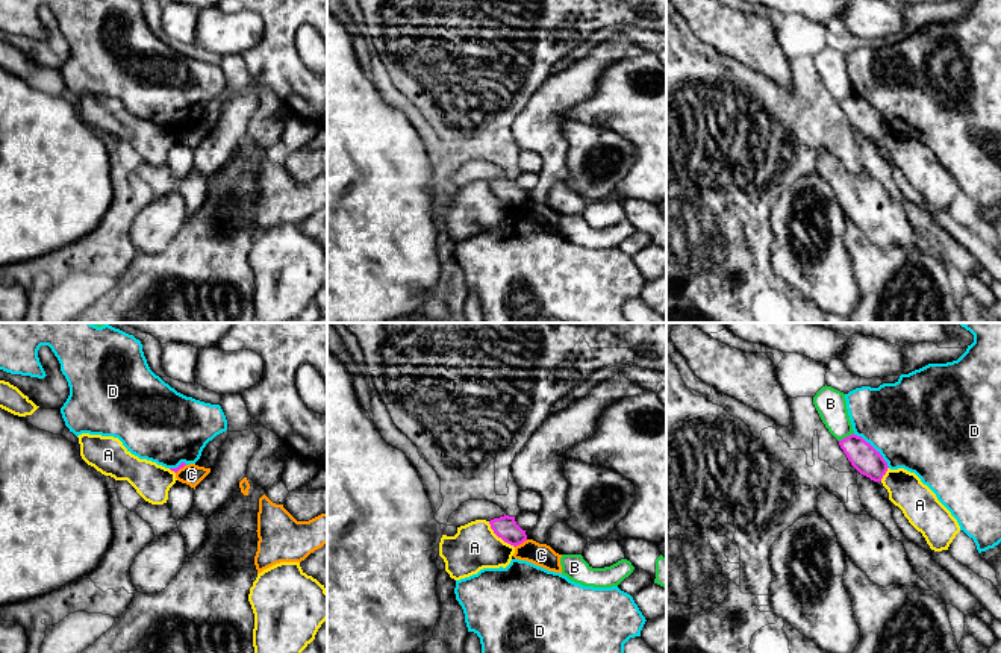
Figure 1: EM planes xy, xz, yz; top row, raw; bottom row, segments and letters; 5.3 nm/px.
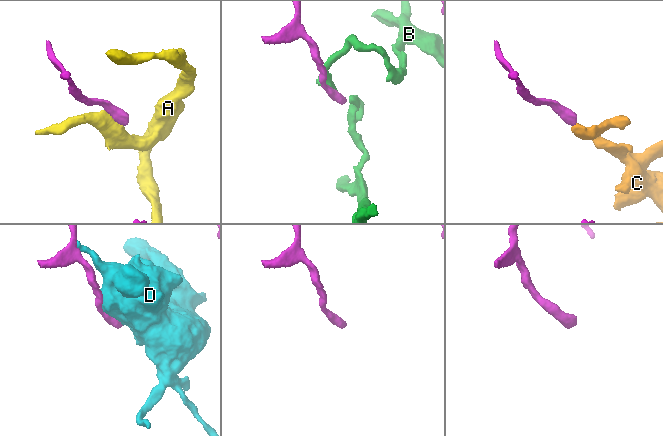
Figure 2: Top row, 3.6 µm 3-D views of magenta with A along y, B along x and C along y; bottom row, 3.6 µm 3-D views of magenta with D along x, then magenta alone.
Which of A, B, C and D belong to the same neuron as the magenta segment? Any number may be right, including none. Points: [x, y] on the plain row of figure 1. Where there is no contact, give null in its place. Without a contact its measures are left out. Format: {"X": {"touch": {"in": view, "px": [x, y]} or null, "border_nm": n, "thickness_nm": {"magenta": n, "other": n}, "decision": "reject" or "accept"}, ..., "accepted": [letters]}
{"A": {"touch": {"in": "xz", "px": [498, 197]}, "border_nm": 200, "thickness_nm": {"magenta": 120, "other": 240}, "decision": "reject"}, "B": {"touch": {"in": "yz", "px": [847, 97]}, "border_nm": 90, "thickness_nm": {"magenta": 150, "other": 160}, "decision": "reject"}, "C": {"touch": {"in": "xz", "px": [521, 203]}, "border_nm": 80, "thickness_nm": {"magenta": 120, "other": 120}, "decision": "reject"}, "D": {"touch": {"in": "yz", "px": [873, 108]}, "border_nm": 260, "thickness_nm": {"magenta": 150, "other": 460}, "decision": "reject"}, "accepted": []}

